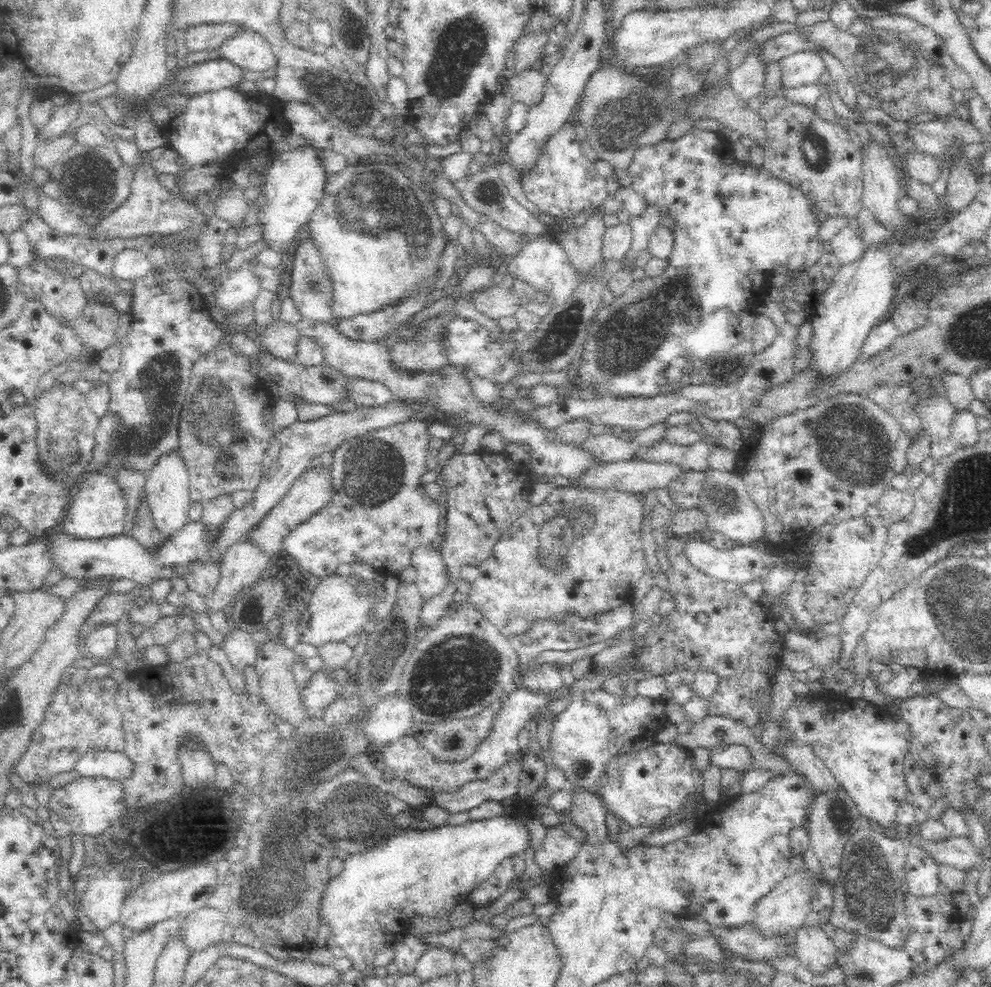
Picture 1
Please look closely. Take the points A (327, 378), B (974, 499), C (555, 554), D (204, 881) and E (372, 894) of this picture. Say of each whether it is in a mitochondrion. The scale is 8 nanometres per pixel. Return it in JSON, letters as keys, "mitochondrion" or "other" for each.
{"A":"other","B":"mitochondrion","C":"mitochondrion","D":"other","E":"other"}

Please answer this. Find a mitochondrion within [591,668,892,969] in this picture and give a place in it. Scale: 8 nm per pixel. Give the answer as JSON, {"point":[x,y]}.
{"point":[838,811]}

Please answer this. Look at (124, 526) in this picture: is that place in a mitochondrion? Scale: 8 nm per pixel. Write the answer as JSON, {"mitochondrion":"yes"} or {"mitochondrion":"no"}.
{"mitochondrion":"no"}

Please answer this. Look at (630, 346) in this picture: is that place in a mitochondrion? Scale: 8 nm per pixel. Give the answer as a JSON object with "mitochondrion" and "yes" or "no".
{"mitochondrion":"yes"}

